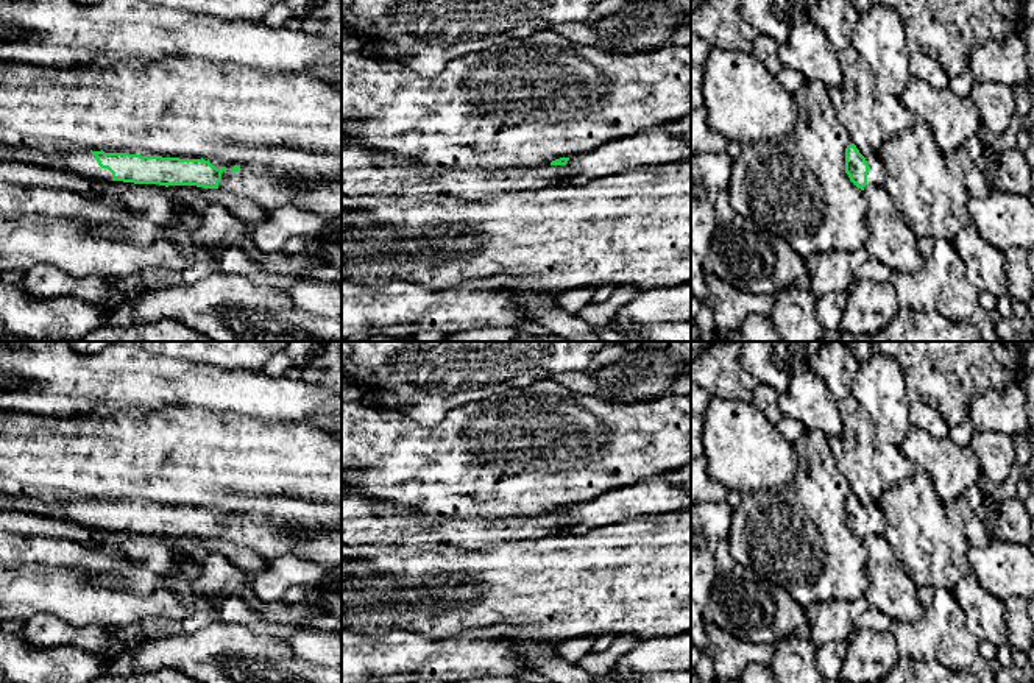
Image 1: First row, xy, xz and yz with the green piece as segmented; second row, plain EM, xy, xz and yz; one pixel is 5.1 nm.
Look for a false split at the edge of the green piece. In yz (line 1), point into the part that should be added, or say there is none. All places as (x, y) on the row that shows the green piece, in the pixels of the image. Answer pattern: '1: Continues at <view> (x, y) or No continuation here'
1: No continuation here

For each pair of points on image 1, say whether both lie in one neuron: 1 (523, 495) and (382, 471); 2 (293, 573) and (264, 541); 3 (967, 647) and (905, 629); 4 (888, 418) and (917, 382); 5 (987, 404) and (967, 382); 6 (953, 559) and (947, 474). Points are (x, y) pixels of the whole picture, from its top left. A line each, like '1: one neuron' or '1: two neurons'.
1: one neuron
2: two neurons
3: one neuron
4: two neurons
5: two neurons
6: two neurons

